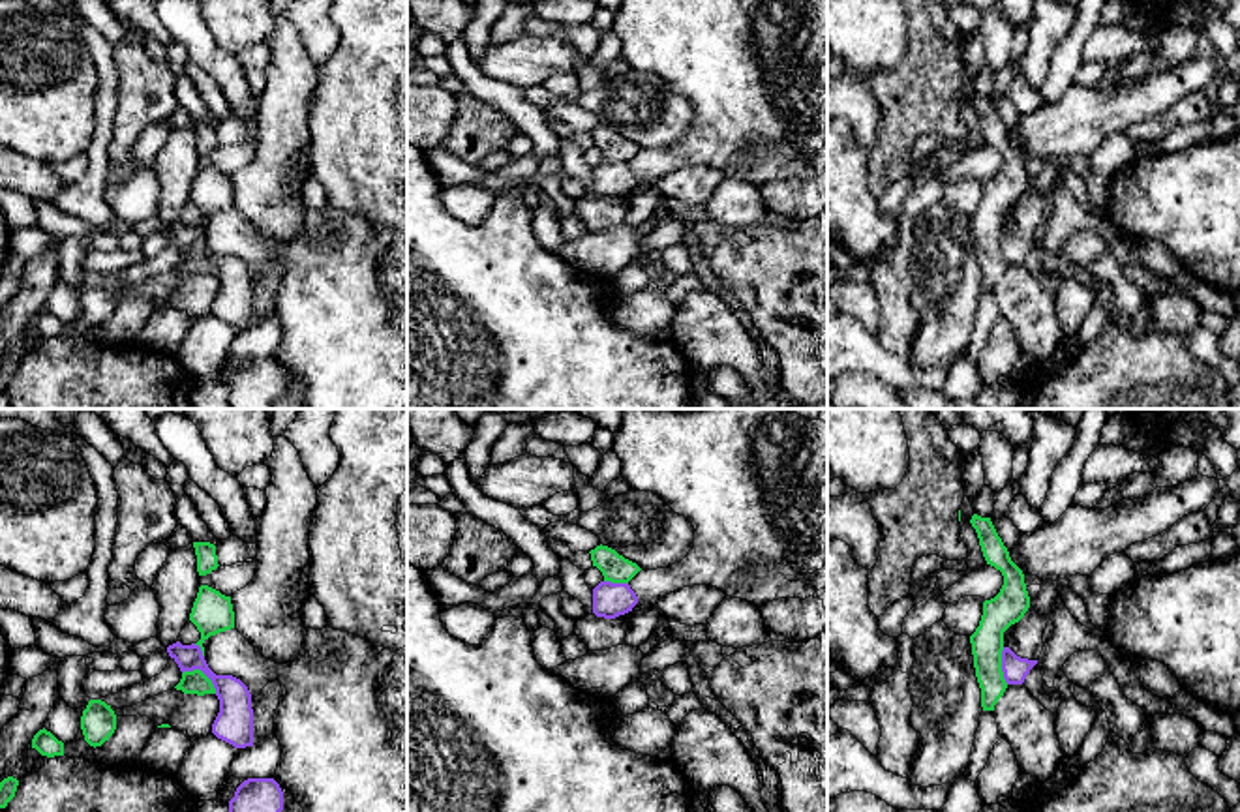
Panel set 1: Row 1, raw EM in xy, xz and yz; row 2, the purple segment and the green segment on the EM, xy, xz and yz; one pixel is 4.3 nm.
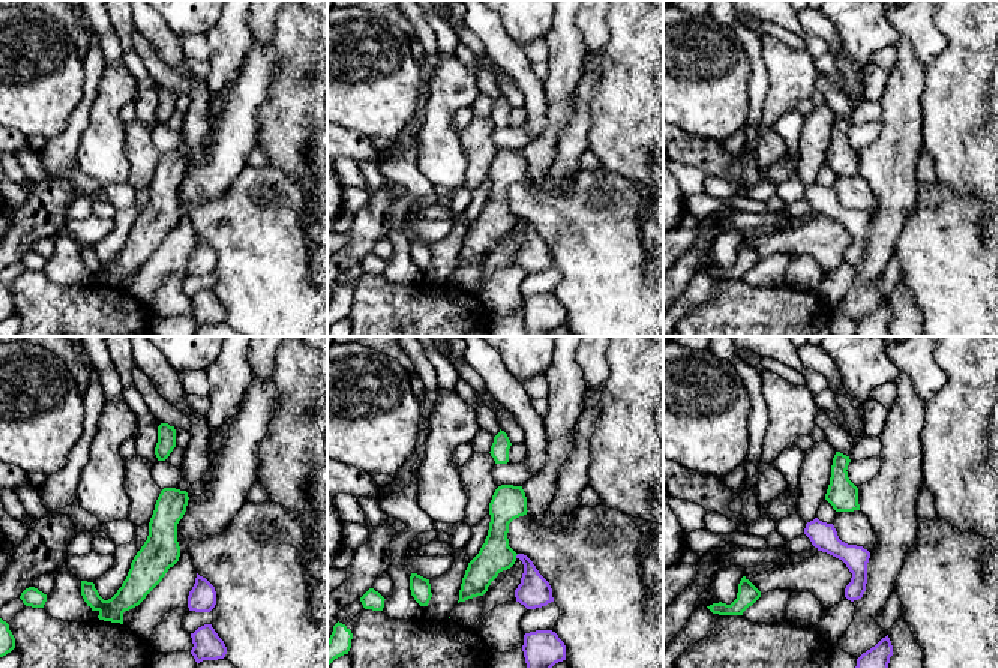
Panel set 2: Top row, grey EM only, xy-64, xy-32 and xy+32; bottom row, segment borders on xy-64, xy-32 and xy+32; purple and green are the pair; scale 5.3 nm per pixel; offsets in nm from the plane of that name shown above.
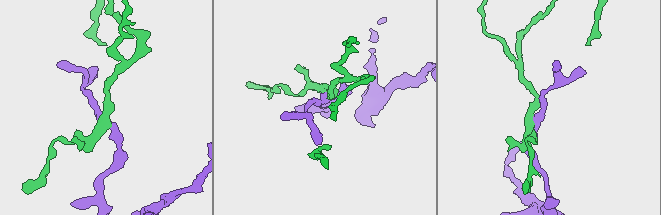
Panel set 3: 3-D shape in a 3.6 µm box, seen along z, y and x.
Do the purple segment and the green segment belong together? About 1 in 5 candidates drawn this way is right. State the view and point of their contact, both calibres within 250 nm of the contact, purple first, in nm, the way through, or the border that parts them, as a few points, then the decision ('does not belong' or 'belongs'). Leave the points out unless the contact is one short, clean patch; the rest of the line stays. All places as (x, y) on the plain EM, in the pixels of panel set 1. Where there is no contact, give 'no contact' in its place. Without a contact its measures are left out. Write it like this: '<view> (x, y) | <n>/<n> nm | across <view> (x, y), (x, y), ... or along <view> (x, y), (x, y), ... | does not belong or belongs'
xy (203, 252) | 160/100 nm | along xy (182, 252), (199, 250), (216, 272) | does not belong

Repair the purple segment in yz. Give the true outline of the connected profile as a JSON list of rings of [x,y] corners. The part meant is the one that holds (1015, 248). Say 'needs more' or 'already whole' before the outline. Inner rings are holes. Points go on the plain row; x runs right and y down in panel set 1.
already whole; [[[1009,227],[1002,231],[1002,251],[1007,264],[1022,264],[1037,240],[1017,236]]]

